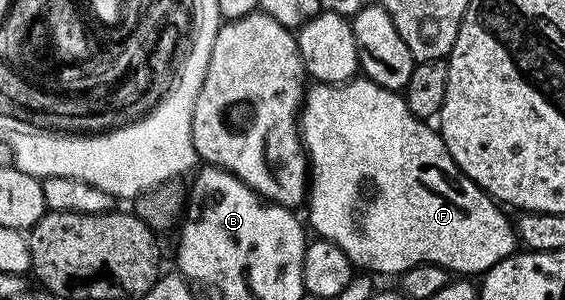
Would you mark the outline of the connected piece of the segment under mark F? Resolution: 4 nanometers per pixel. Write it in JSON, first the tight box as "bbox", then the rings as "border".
{"bbox":[300,76,520,276],"border":[[[355,76],[348,82],[320,82],[311,85],[305,91],[302,109],[300,111],[300,133],[302,145],[306,147],[306,156],[309,162],[308,170],[308,197],[305,199],[305,209],[310,209],[309,229],[315,230],[317,237],[323,242],[335,242],[348,256],[350,263],[359,271],[376,274],[394,274],[401,276],[404,271],[413,266],[419,266],[425,262],[431,262],[442,266],[448,272],[458,276],[481,276],[487,270],[492,269],[500,260],[510,257],[519,249],[520,239],[516,233],[515,223],[509,218],[507,211],[499,203],[495,202],[489,194],[474,183],[472,179],[460,169],[452,160],[448,148],[444,144],[441,133],[430,127],[429,121],[417,118],[410,111],[405,97],[399,91],[389,90],[380,84],[376,84],[371,78]]]}

